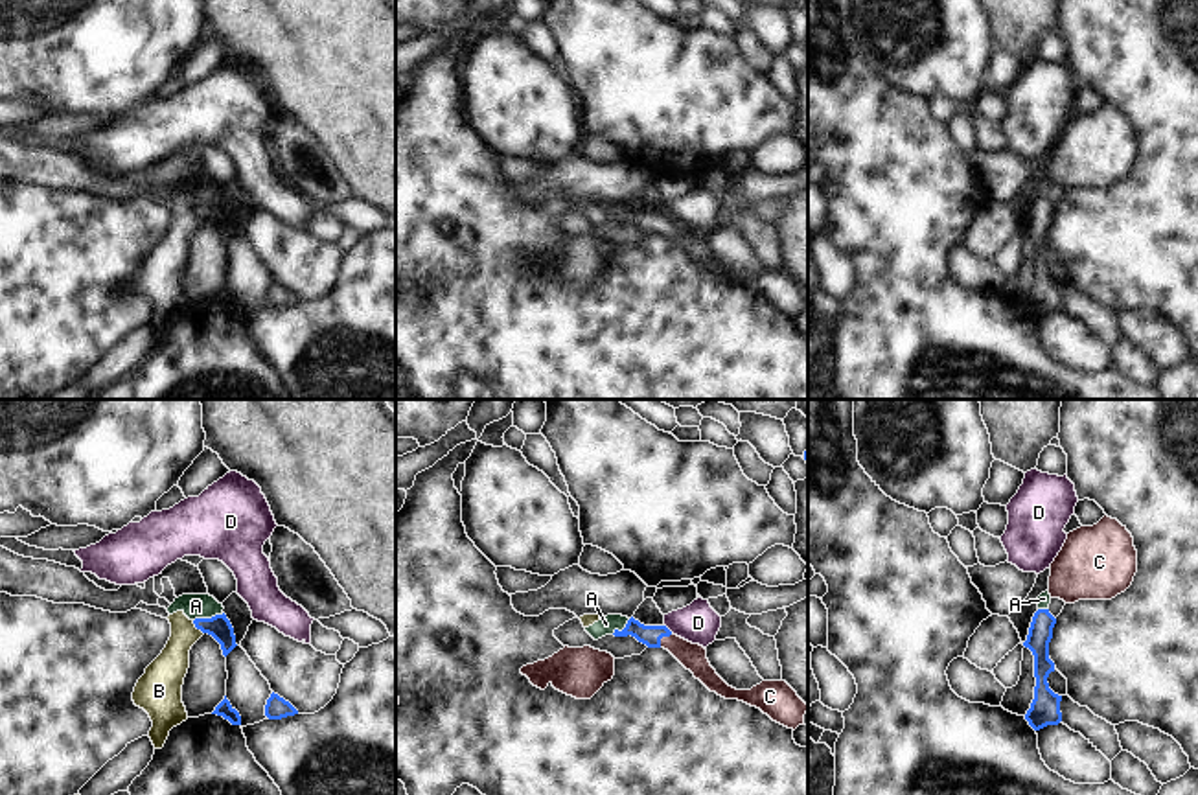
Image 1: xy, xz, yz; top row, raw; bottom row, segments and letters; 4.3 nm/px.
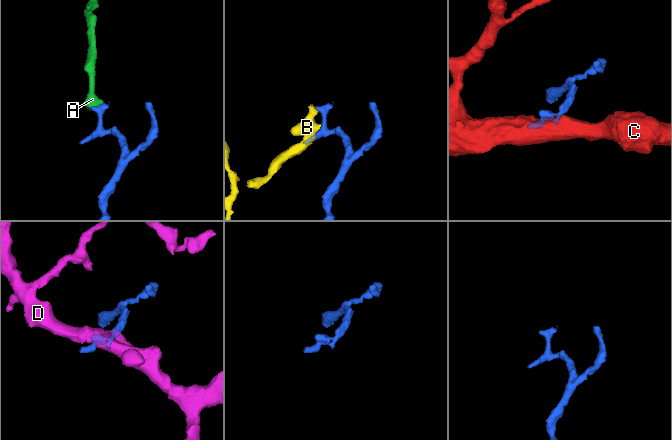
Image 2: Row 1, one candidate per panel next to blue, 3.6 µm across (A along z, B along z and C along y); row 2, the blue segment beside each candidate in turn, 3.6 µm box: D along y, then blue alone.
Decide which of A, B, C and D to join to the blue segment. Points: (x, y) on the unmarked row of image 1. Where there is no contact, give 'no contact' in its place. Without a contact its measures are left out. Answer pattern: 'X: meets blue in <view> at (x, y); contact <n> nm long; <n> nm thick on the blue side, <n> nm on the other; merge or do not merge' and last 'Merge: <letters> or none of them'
A: meets blue in xy at (208, 207); contact 140 nm long; 100 nm thick on the blue side, 110 nm on the other; do not merge
B: meets blue in xy at (197, 216); contact 80 nm long; 100 nm thick on the blue side, 160 nm on the other; do not merge
C: meets blue in xz at (663, 223); contact 90 nm long; 90 nm thick on the blue side, 110 nm on the other; merge
D: meets blue in xz at (667, 216); contact 50 nm long; 90 nm thick on the blue side, 180 nm on the other; do not merge
Merge: C

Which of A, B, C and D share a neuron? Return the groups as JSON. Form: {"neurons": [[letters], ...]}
{"neurons": [["A", "B"], ["C"], ["D"]]}

